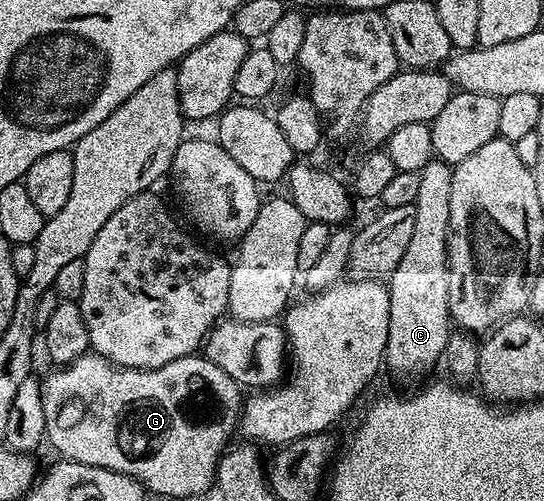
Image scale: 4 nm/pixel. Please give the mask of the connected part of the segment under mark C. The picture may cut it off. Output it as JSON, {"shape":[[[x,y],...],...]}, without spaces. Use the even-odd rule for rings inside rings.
{"shape":[[[432,159],[419,172],[419,192],[414,208],[415,224],[411,240],[396,269],[388,277],[389,317],[385,366],[396,375],[422,375],[444,356],[452,332],[449,267],[447,265],[447,229],[451,221],[453,168],[451,164]]]}

